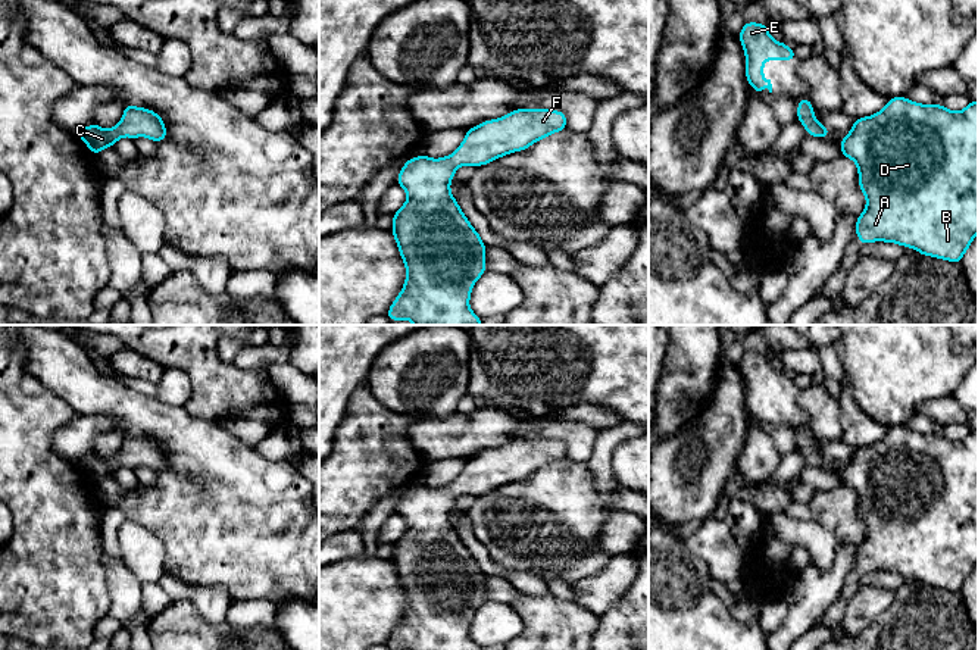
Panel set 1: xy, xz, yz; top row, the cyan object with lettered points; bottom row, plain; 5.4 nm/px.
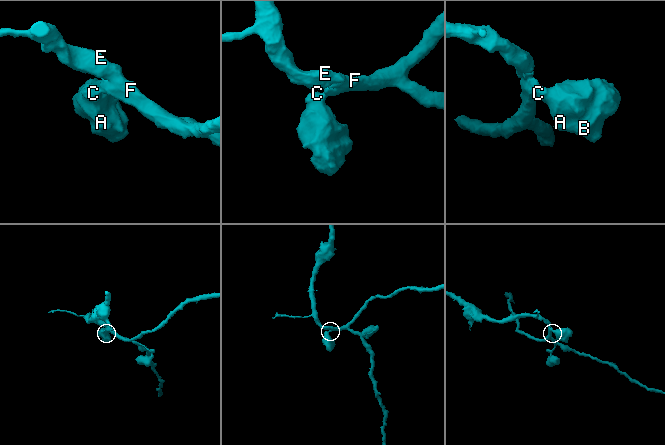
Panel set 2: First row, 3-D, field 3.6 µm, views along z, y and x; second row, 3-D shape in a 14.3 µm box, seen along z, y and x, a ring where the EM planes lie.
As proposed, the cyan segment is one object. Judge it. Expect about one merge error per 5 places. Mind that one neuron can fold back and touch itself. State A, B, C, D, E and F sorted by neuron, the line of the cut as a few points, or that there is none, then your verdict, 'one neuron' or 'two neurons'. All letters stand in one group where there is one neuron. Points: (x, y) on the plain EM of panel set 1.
groups A B C D E F; cut none; one neuron

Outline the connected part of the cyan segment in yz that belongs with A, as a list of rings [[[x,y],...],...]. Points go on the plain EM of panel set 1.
[[[893,426],[875,444],[857,447],[840,476],[841,485],[854,490],[859,518],[866,526],[866,538],[856,549],[856,566],[862,574],[896,572],[916,578],[922,585],[962,591],[978,563],[978,431],[971,429],[963,440],[952,441],[943,434]]]

